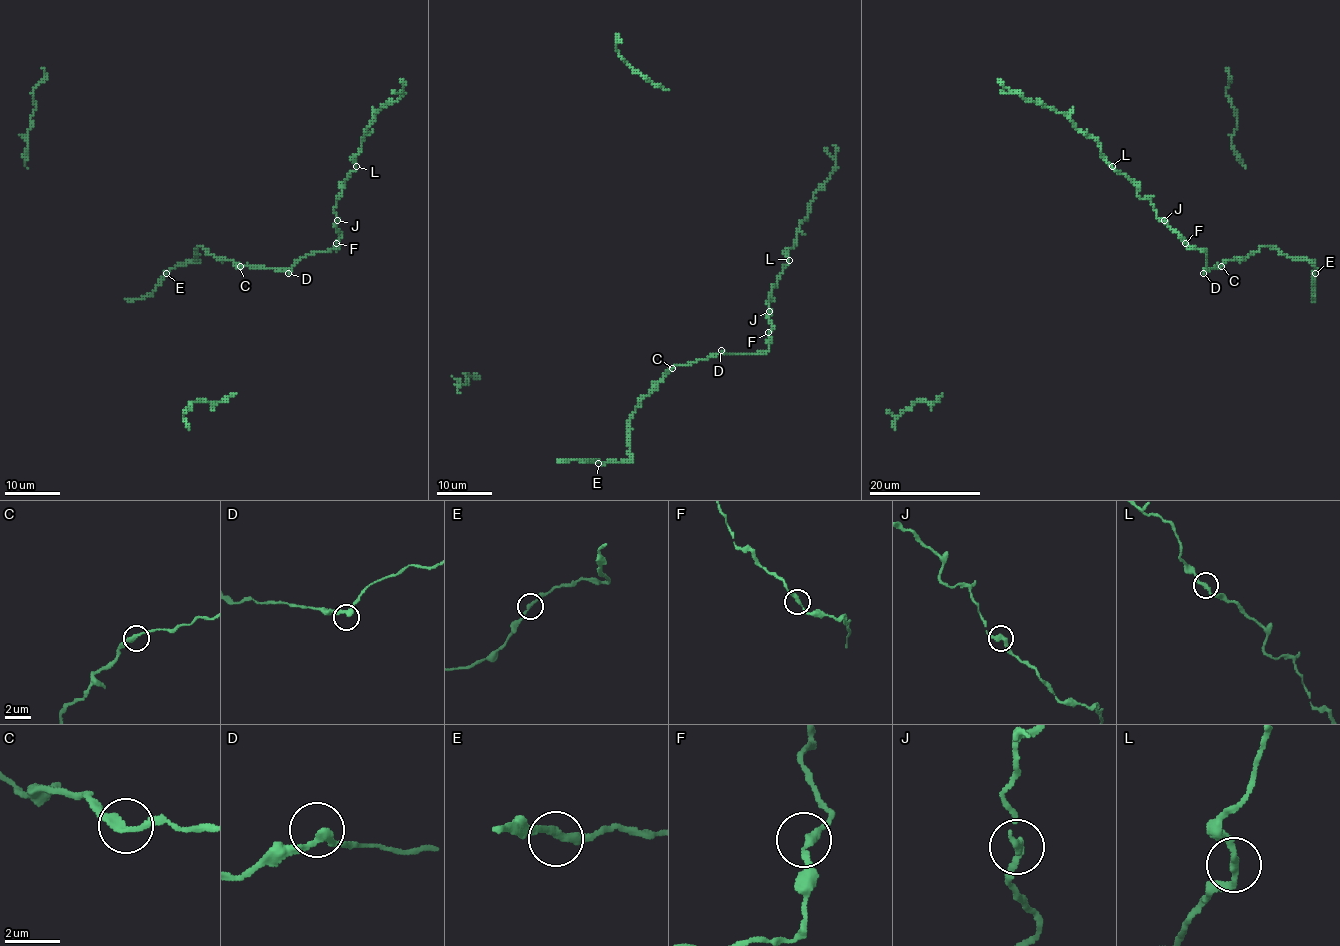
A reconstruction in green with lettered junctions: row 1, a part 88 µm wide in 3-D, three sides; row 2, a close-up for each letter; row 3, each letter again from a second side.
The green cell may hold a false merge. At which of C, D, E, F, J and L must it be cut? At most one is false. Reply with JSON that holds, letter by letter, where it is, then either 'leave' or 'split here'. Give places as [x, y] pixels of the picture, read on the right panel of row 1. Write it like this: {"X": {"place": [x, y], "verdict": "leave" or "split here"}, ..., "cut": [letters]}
{"C": {"place": [1221, 266], "verdict": "leave"}, "D": {"place": [1203, 273], "verdict": "leave"}, "E": {"place": [1315, 273], "verdict": "leave"}, "F": {"place": [1185, 243], "verdict": "leave"}, "J": {"place": [1164, 220], "verdict": "leave"}, "L": {"place": [1112, 166], "verdict": "leave"}, "cut": []}

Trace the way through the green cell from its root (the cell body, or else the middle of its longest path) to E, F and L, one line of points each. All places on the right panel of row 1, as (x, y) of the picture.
E: (1243, 259), (1261, 247), (1270, 247), (1296, 259), (1314, 262), (1315, 273)
F: (1243, 259), (1231, 259), (1206, 270), (1206, 248), (1190, 248), (1185, 243)
L: (1243, 259), (1206, 270), (1206, 248), (1190, 248), (1157, 216), (1151, 201), (1138, 194), (1139, 187), (1112, 166)

